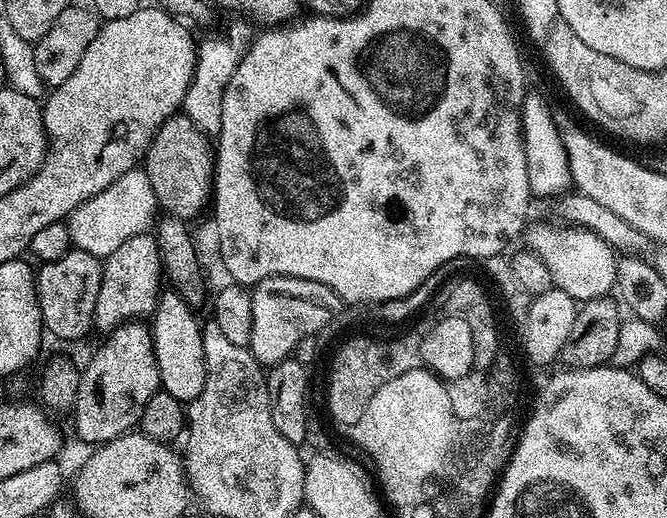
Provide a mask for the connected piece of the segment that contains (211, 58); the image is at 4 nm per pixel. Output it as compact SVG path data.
M232 19L236 20L229 22L225 32L199 41L196 50L196 65L182 105L183 115L188 116L190 122L194 122L194 126L198 126L198 130L209 138L219 137L224 98L228 95L228 83L230 78L234 78L234 70L238 70L242 58L254 39L253 25L247 19Z

